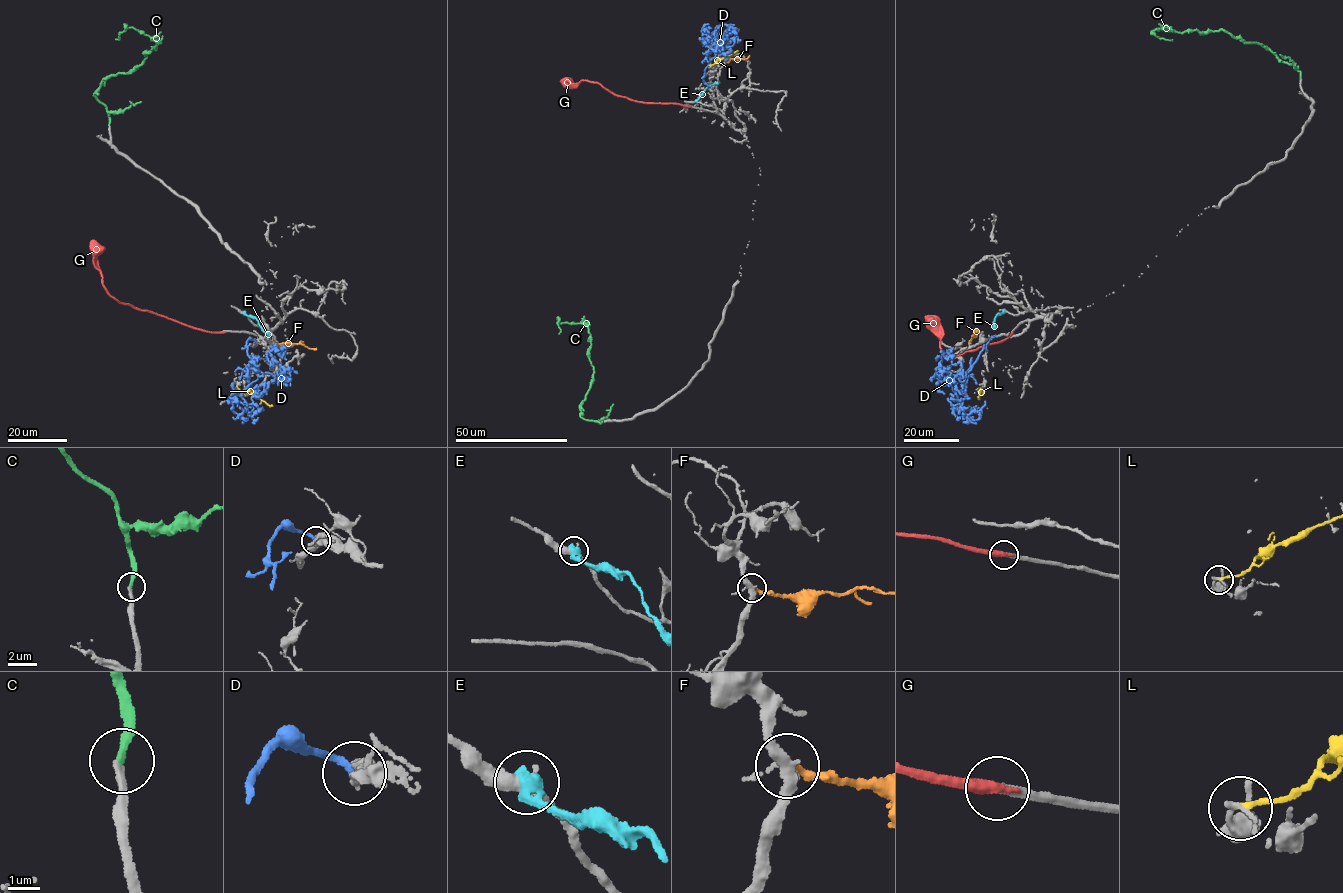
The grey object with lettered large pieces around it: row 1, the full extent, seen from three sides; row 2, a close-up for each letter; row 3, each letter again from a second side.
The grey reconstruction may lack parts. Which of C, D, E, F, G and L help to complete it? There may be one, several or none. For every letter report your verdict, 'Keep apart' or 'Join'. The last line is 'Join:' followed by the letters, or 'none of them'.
C: Join
D: Keep apart
E: Keep apart
F: Join
G: Keep apart
L: Keep apart
Join: C, F

